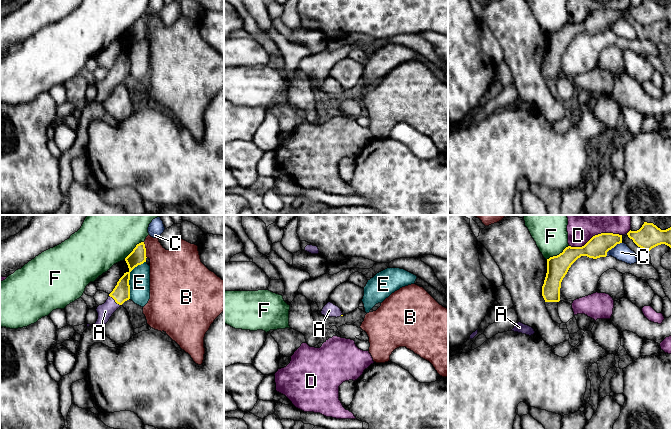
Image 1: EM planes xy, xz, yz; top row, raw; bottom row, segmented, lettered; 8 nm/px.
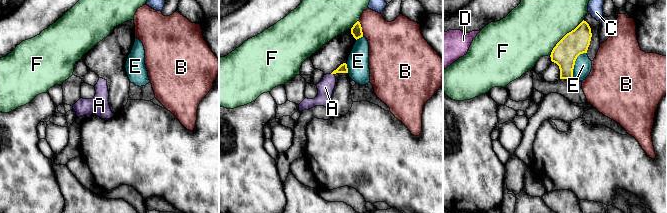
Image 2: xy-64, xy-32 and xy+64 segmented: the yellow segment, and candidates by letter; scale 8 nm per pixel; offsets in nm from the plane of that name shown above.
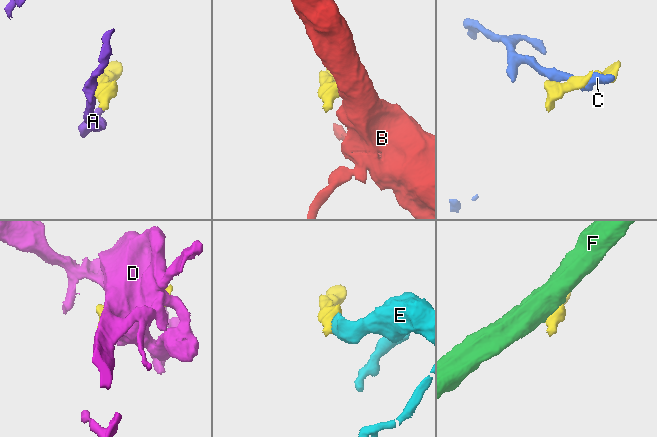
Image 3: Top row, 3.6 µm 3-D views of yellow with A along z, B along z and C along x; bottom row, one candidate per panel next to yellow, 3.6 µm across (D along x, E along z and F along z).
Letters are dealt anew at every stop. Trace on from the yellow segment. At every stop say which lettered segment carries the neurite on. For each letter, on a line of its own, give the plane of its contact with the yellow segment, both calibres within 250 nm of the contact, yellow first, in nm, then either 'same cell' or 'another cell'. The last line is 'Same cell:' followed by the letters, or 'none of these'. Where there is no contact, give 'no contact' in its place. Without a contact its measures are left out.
A: xy | 140/120 nm | same cell
B: xy | 130/320 nm | another cell
C: yz | 170/140 nm | another cell
D: yz | 170/180 nm | another cell
E: xy | 140/170 nm | another cell
F: yz | 180/260 nm | another cell
Same cell: A

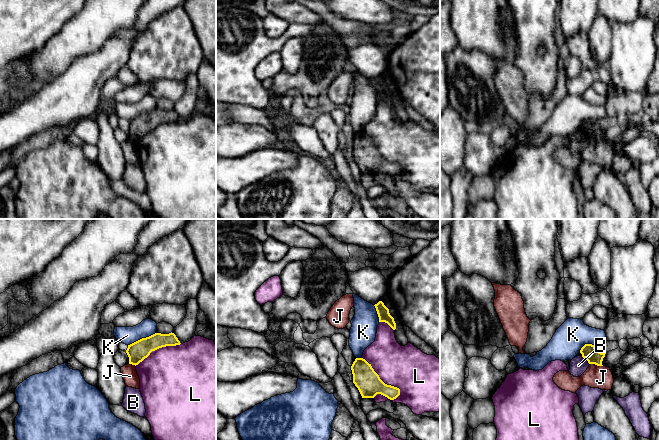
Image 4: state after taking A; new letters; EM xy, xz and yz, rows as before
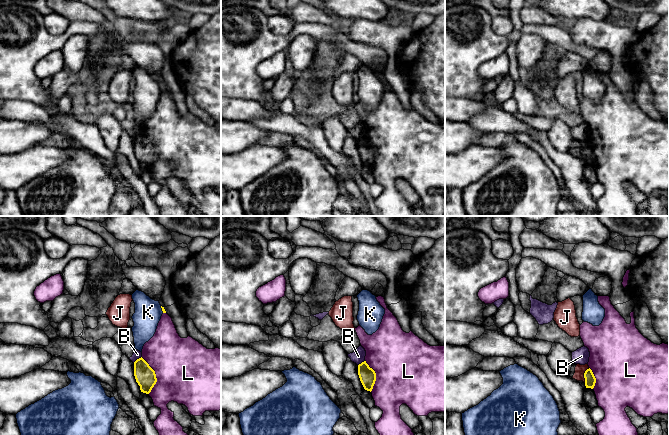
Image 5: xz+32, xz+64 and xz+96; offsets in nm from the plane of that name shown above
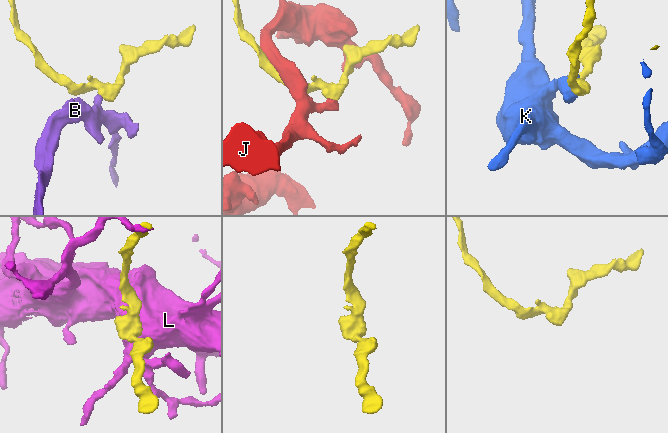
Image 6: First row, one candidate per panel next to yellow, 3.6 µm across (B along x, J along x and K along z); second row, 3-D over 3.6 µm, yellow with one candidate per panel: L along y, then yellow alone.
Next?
B: yz | 120/140 nm | another cell
J: yz | 120/180 nm | another cell
K: xy | 160/140 nm | another cell
L: xz | 200/360 nm | another cell
Same cell: none of these

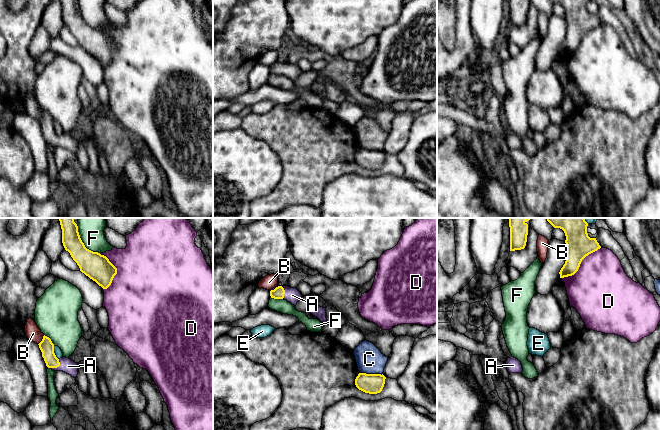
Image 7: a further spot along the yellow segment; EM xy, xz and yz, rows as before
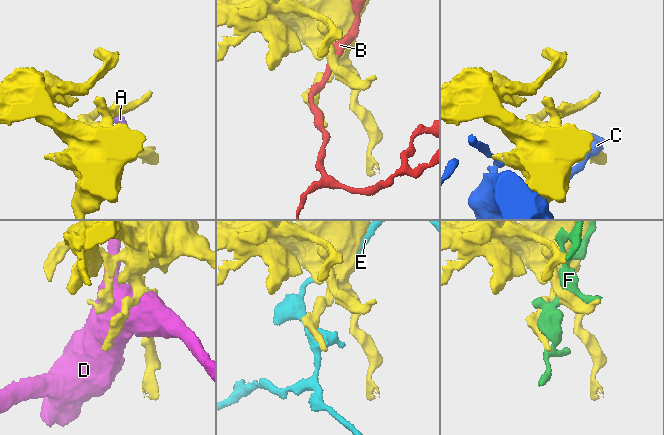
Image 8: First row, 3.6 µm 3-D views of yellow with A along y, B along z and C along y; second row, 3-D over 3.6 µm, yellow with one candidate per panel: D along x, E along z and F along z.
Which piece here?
A: xy | 120/120 nm | same cell
B: xy | 120/120 nm | another cell
C: xz | 160/220 nm | another cell
D: yz | 200/460 nm | another cell
E: xy | 120/60 nm | another cell
F: xy | 220/190 nm | another cell
Same cell: A

